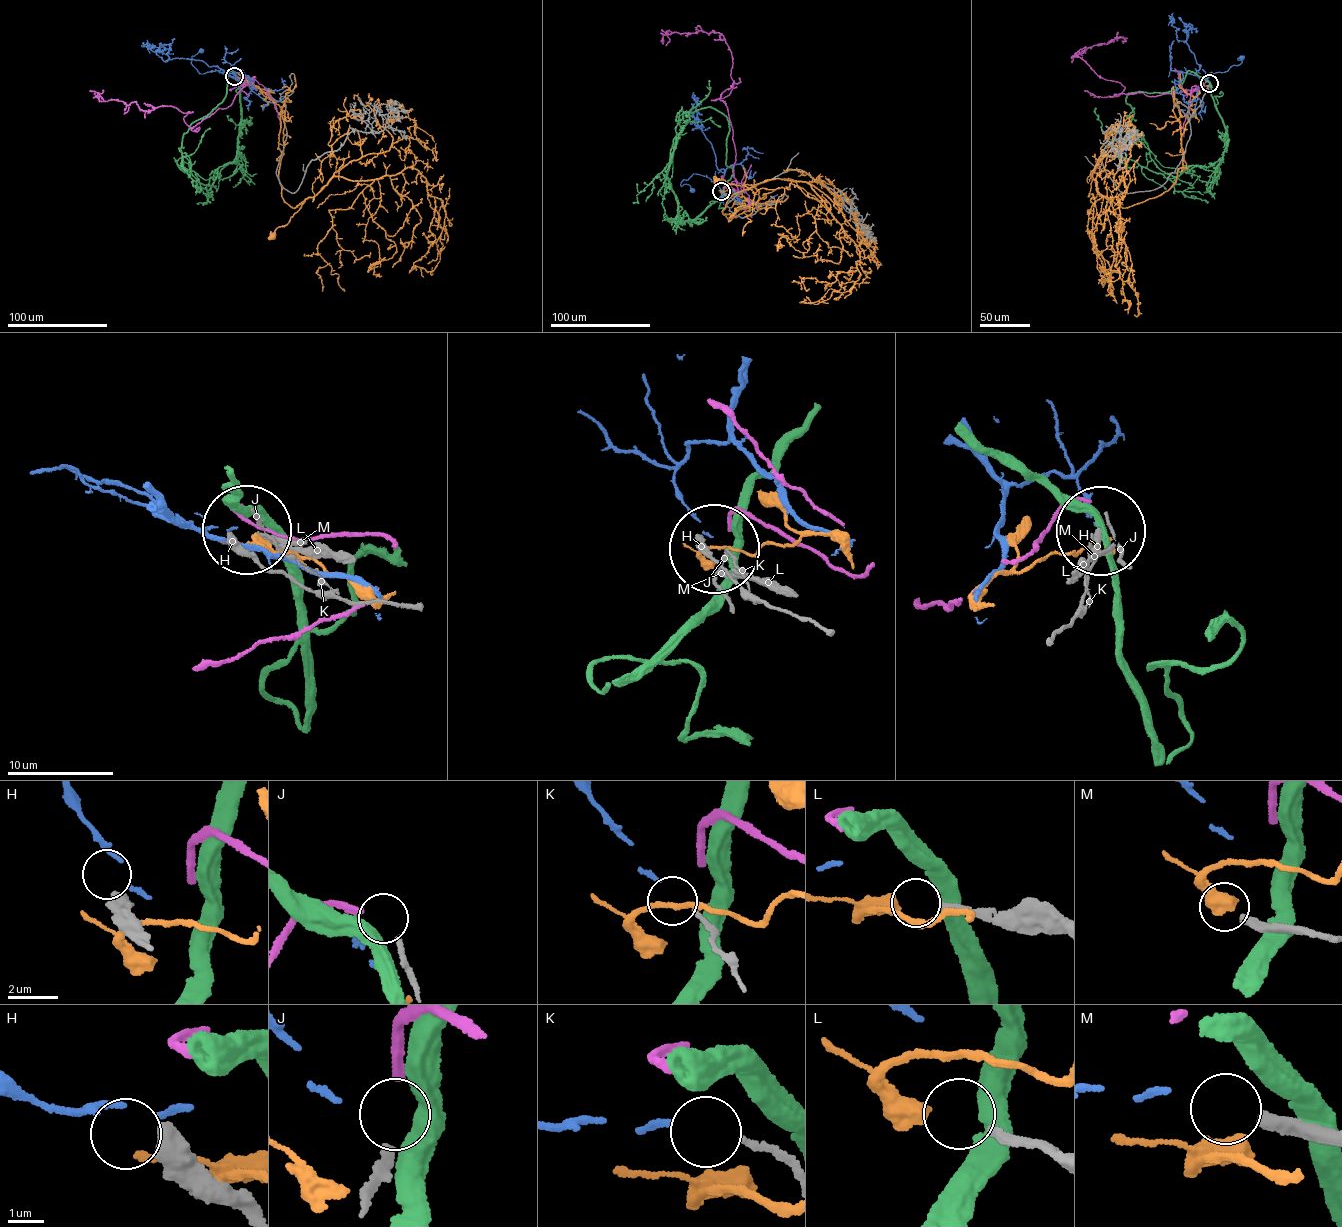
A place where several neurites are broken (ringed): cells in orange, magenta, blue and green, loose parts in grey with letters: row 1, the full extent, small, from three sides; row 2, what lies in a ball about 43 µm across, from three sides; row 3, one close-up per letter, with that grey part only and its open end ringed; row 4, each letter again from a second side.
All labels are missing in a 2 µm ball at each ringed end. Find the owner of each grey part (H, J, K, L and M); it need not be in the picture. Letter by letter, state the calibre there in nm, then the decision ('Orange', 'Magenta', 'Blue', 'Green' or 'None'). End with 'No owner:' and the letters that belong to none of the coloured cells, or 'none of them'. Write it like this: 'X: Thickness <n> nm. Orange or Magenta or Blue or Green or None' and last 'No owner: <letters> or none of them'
H: Thickness 500 nm. None
J: Thickness 280 nm. Magenta
K: Thickness 160 nm. Blue
L: Thickness 260 nm. Orange
M: Thickness 360 nm. None
No owner: H, M

